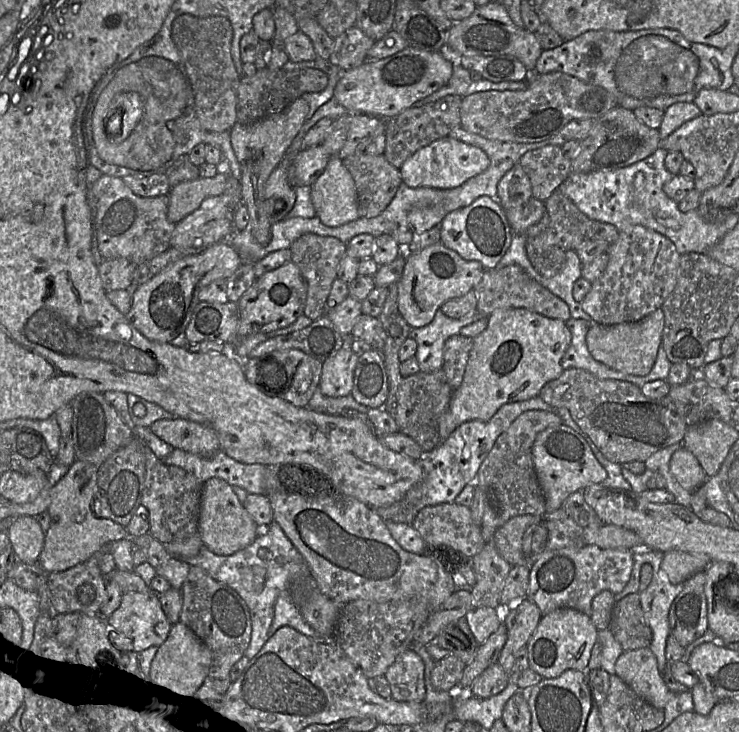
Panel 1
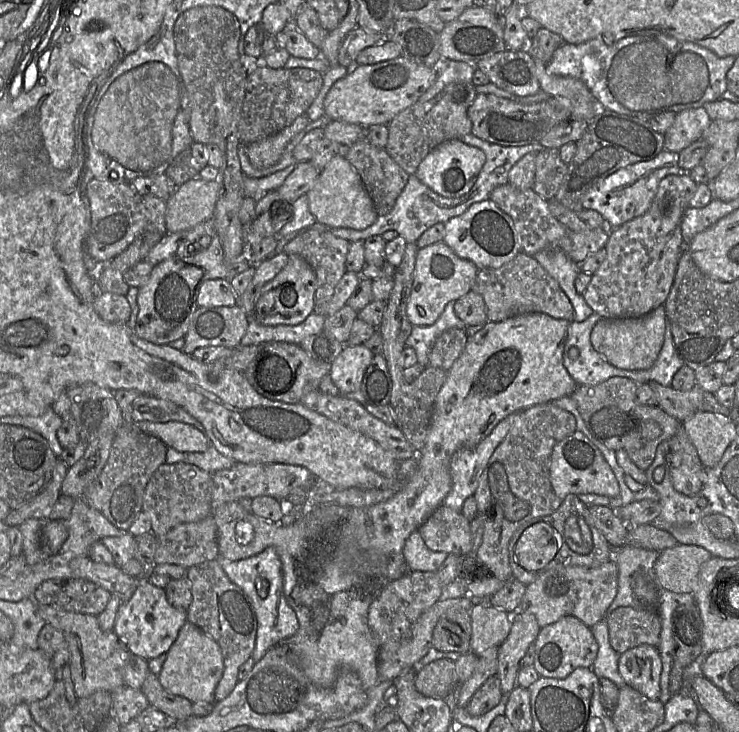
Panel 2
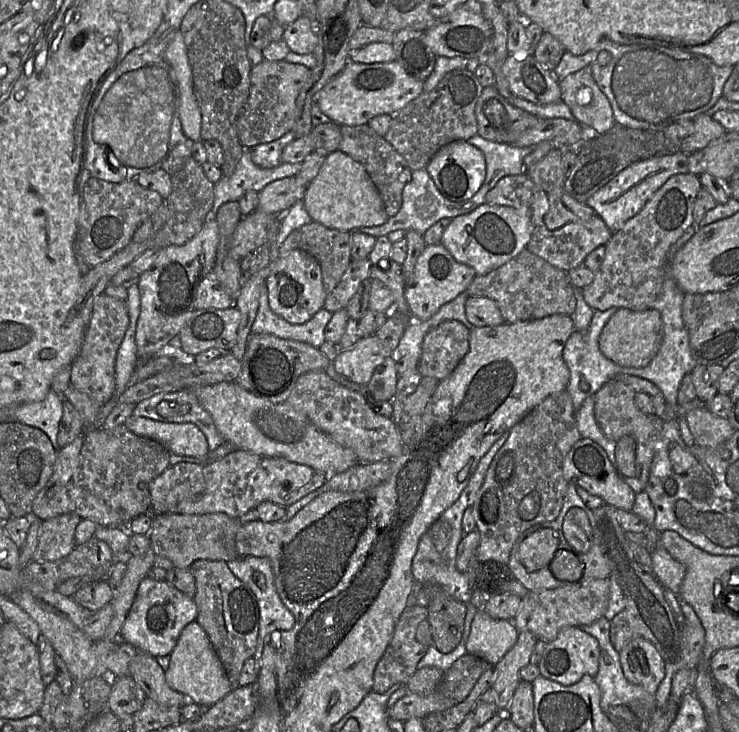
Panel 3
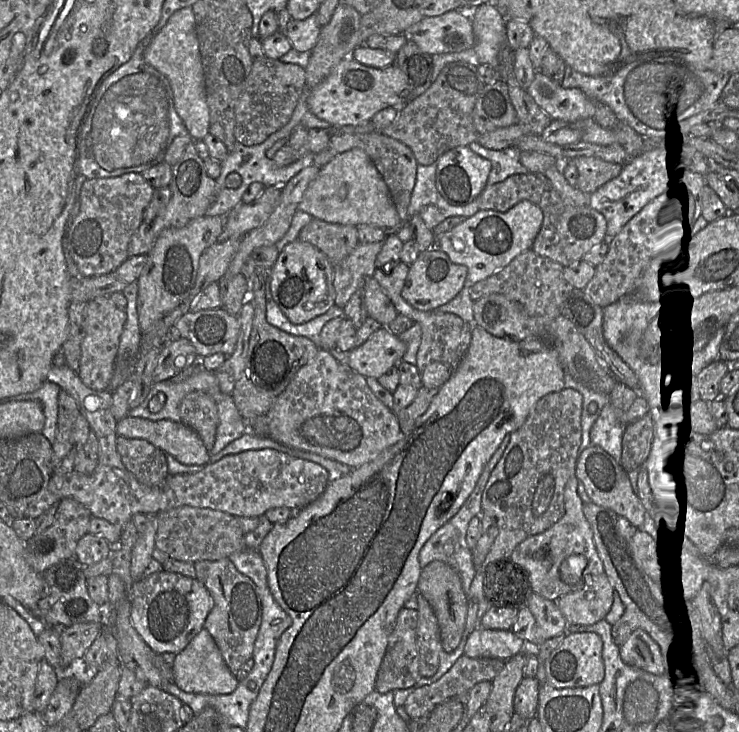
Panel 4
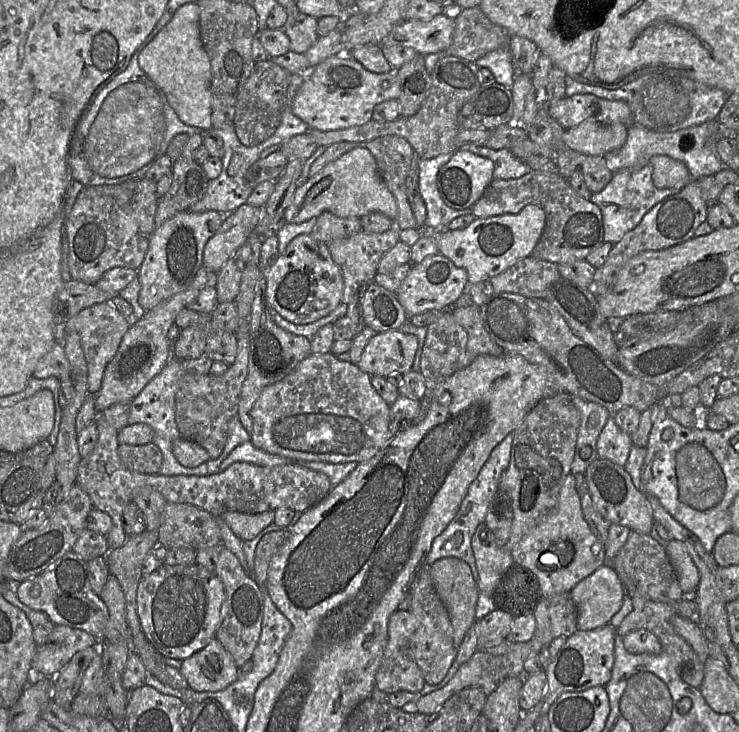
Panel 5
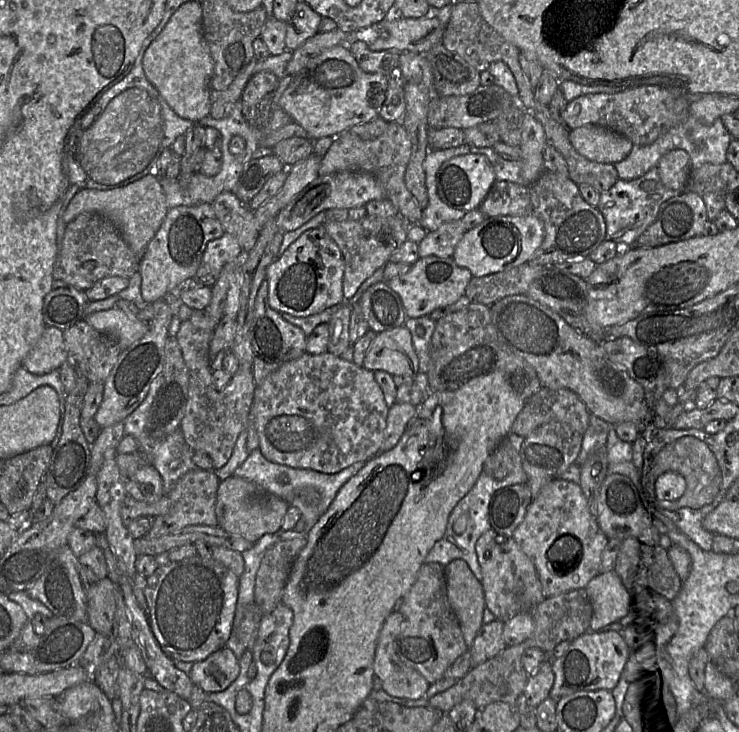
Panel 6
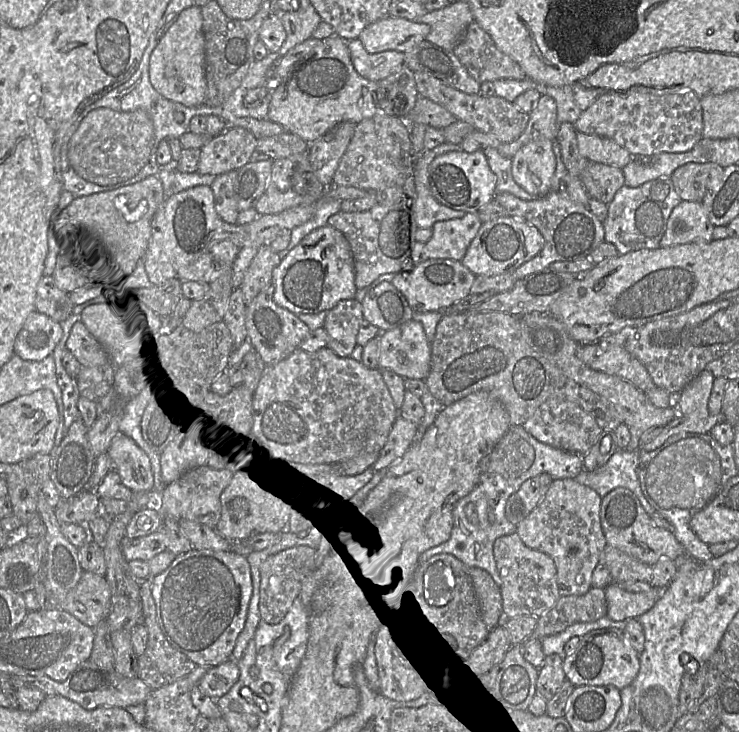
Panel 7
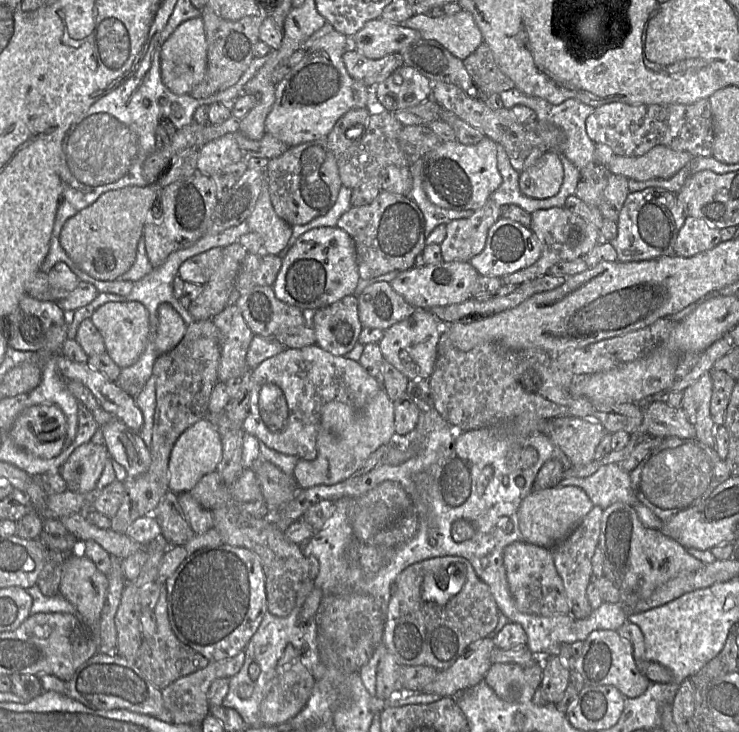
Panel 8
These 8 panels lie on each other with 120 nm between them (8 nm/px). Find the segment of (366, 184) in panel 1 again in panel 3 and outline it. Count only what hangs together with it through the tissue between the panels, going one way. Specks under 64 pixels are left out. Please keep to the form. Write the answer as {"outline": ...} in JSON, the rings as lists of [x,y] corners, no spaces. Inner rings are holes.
{"outline":[[[367,124],[340,126],[342,139],[338,150],[364,166],[380,194],[387,215],[389,217],[396,215],[401,209],[403,188],[411,180],[412,170],[407,161],[384,137],[378,135]]]}

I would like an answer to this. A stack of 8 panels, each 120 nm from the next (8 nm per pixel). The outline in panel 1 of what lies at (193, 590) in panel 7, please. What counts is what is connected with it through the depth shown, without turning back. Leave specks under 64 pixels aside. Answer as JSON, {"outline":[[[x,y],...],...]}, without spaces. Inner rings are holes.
{"outline":[[[153,591],[123,594],[120,607],[105,621],[110,629],[127,638],[126,642],[123,639],[119,640],[120,645],[121,642],[126,643],[124,649],[121,649],[117,642],[114,643],[115,647],[120,651],[130,651],[136,655],[152,647],[161,647],[167,640],[172,627],[162,610],[159,594]]]}

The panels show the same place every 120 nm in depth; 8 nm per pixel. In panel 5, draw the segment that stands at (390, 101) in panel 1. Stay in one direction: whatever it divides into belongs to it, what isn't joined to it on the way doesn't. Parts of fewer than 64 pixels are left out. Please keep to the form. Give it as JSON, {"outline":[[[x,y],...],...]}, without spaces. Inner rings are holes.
{"outline":[[[350,53],[336,54],[304,75],[292,104],[292,112],[312,130],[340,130],[367,123],[372,119],[377,104],[398,99],[400,94],[401,84],[397,69],[387,73],[373,73],[352,58]]]}

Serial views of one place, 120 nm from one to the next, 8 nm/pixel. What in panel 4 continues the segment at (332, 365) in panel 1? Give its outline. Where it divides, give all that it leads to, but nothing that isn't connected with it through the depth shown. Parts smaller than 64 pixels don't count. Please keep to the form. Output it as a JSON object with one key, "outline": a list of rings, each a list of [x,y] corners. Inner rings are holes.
{"outline":[[[386,327],[374,332],[362,345],[353,348],[348,353],[347,365],[354,372],[364,376],[378,379],[392,367],[396,367],[402,360],[406,351],[406,344],[393,335]]]}

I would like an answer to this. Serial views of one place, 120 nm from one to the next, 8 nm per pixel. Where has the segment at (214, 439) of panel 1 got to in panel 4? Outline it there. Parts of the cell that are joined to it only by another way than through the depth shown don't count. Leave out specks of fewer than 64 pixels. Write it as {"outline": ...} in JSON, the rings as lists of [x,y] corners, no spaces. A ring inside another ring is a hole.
{"outline":[[[127,416],[116,424],[116,432],[119,436],[131,439],[143,439],[165,454],[170,454],[177,461],[185,465],[206,465],[210,461],[210,451],[208,451],[198,434],[181,421],[150,421],[144,418],[134,418]]]}

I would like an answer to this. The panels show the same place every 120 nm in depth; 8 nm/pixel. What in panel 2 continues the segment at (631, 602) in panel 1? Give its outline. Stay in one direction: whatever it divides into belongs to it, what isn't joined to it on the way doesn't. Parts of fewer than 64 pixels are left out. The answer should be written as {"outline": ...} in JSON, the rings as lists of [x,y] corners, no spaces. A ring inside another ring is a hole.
{"outline":[[[637,572],[631,579],[631,587],[639,608],[618,607],[606,617],[610,644],[619,654],[642,644],[657,647],[660,642],[660,587],[656,583],[656,575],[653,579],[644,572]]]}

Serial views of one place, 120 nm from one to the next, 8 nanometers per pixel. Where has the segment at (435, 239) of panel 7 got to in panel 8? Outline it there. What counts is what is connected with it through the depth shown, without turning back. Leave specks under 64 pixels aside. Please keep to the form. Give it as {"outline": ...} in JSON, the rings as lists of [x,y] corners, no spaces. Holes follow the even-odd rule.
{"outline":[[[491,199],[464,219],[446,224],[446,237],[440,243],[442,261],[470,262],[484,248],[490,227],[501,217],[501,207]]]}

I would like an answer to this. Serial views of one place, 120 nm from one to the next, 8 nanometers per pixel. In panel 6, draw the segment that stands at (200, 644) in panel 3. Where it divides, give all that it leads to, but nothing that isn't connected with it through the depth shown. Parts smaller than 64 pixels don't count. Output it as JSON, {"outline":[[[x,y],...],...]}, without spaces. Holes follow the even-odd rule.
{"outline":[[[225,645],[205,660],[193,663],[188,674],[197,687],[211,693],[227,689],[238,677],[239,672],[239,659]]]}

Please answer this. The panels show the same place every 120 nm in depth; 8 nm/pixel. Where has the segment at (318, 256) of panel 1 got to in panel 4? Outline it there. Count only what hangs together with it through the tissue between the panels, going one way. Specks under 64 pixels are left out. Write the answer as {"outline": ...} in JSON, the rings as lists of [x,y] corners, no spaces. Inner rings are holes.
{"outline":[[[317,218],[301,229],[298,240],[308,242],[320,250],[333,267],[359,244],[356,226],[329,223]]]}

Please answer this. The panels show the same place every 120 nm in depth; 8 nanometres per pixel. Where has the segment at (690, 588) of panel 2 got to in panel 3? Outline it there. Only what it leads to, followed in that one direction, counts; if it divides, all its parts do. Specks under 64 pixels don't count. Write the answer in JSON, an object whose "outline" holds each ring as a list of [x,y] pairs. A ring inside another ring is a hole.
{"outline":[[[662,544],[656,546],[651,556],[653,575],[664,588],[678,594],[686,574],[684,565],[675,560]]]}

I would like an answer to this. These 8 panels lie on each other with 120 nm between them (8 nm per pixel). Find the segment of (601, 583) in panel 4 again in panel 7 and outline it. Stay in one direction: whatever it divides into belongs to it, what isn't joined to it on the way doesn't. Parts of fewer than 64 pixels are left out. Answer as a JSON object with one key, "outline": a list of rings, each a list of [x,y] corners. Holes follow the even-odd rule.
{"outline":[[[612,582],[604,589],[607,617],[613,621],[637,619],[654,606],[663,590],[652,588],[650,592],[635,593]]]}

